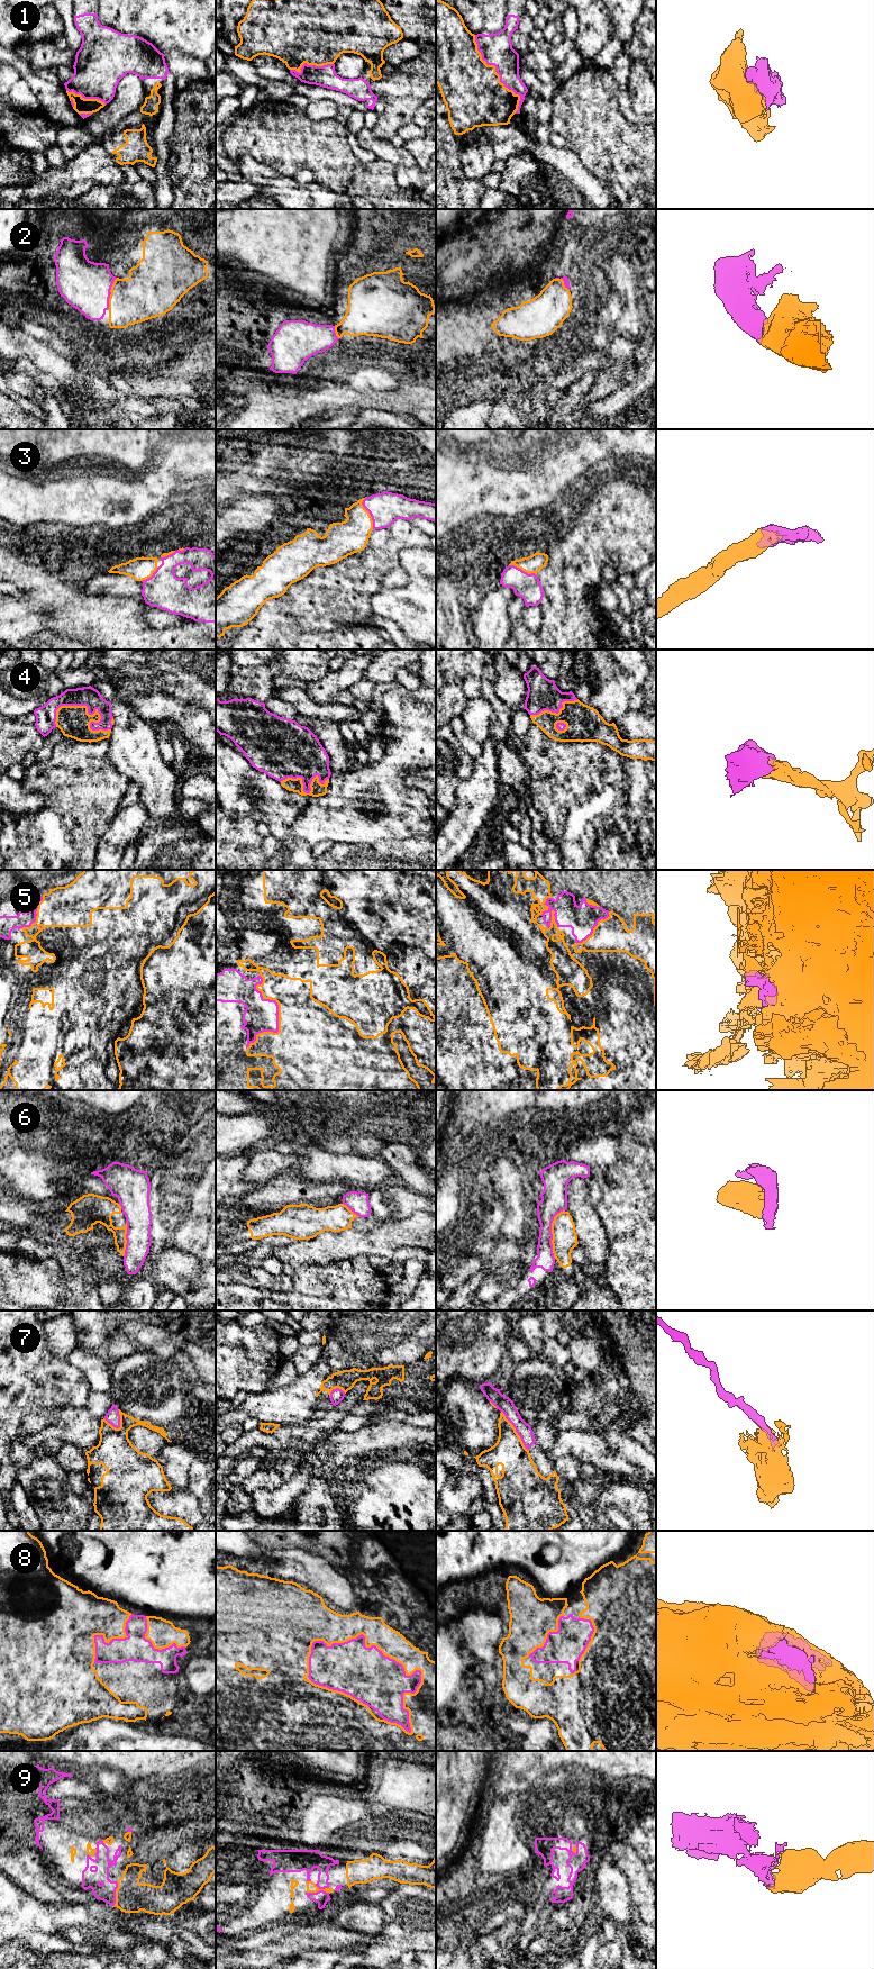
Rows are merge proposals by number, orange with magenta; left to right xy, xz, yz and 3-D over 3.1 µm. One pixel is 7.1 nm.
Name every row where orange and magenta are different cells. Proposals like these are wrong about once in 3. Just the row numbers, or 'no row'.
5, 6, 7

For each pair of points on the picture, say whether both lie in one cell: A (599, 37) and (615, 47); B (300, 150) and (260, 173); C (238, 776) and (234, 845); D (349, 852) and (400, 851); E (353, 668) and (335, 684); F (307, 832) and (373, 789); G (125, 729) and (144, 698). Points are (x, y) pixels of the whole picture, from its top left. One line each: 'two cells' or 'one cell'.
A: two cells
B: two cells
C: two cells
D: one cell
E: one cell
F: one cell
G: two cells

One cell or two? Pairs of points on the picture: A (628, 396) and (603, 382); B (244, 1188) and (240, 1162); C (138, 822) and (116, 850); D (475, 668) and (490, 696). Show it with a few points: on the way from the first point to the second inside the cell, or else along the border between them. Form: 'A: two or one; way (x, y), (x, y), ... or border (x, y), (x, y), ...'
A: two; border (620, 386), (608, 396), (593, 401)
B: one; way (237, 1181), (237, 1169)
C: one; way (131, 828), (117, 843)
D: two; border (482, 678), (493, 683)

